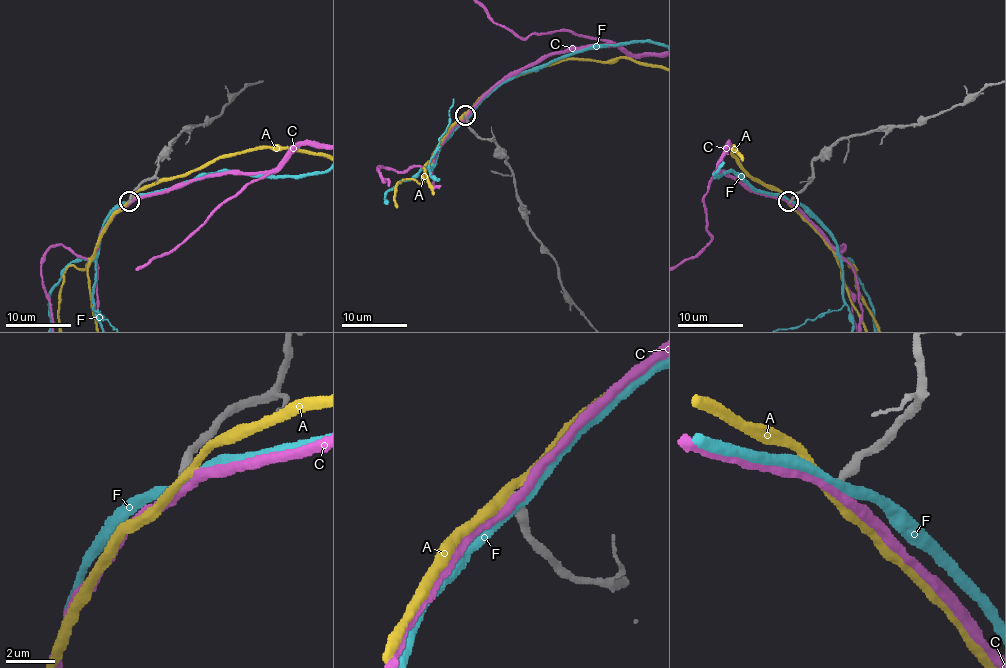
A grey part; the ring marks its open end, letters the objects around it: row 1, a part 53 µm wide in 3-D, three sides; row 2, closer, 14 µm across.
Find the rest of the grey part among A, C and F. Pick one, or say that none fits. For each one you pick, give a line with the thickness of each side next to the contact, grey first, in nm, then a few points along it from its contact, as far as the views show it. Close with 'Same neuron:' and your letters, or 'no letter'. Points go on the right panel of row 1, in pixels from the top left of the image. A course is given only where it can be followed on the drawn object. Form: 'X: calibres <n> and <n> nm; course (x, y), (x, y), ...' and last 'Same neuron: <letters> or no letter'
Same neuron: no letter

